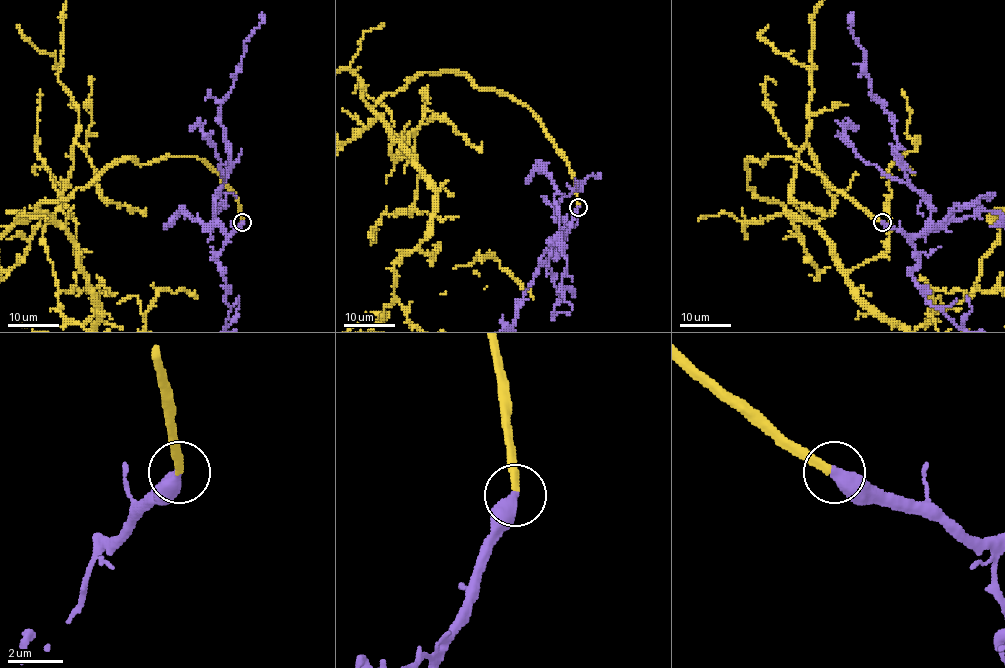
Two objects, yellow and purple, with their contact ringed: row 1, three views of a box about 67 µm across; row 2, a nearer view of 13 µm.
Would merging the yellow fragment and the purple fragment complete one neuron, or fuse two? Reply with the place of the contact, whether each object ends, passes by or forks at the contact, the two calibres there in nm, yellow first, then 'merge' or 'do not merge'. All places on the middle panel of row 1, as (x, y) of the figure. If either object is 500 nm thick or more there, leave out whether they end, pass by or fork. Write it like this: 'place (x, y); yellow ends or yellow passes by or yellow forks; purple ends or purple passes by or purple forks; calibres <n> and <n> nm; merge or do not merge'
place (578, 207); calibres 280 and 550 nm; merge

